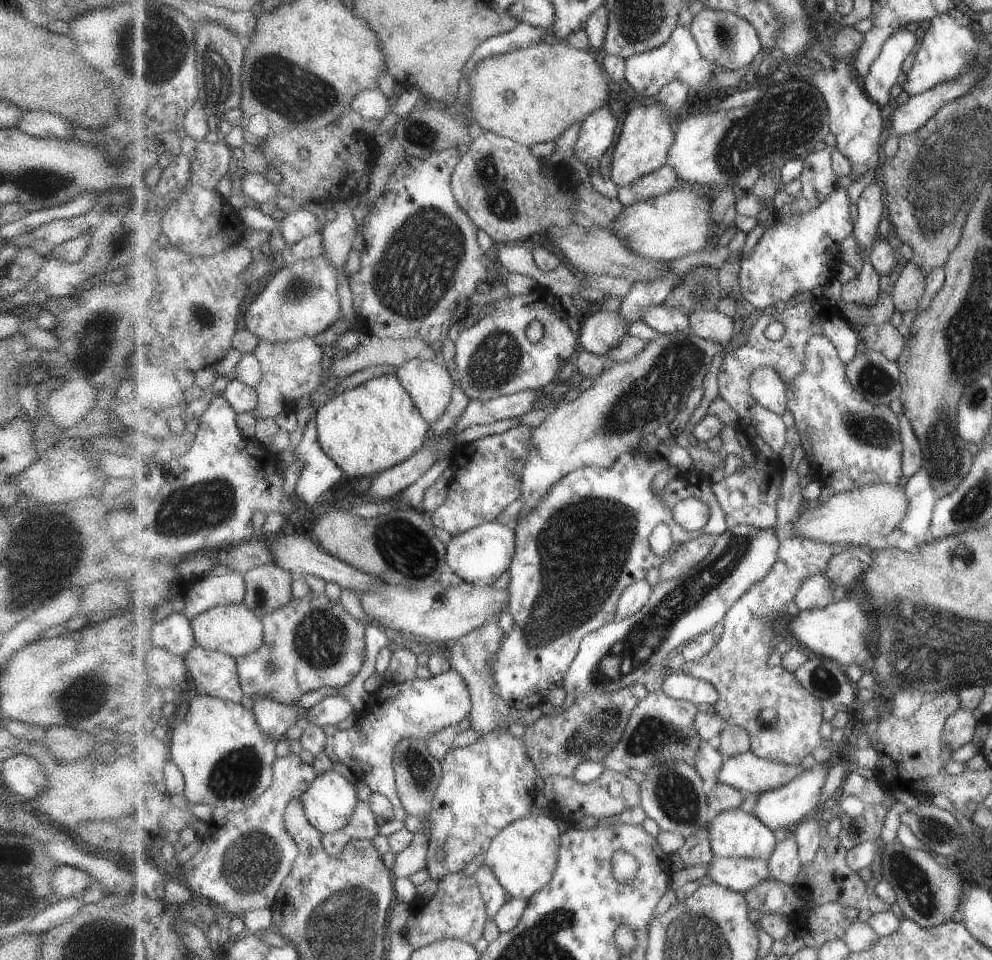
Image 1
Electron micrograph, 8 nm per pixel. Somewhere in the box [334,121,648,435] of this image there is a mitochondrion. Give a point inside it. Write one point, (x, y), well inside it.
(418, 263)

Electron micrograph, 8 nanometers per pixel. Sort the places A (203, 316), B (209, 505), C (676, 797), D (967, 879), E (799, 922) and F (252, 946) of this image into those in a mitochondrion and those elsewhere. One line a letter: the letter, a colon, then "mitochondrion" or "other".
A: mitochondrion
B: mitochondrion
C: mitochondrion
D: other
E: other
F: other

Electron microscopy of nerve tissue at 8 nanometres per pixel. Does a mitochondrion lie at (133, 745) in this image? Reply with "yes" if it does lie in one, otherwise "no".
no

